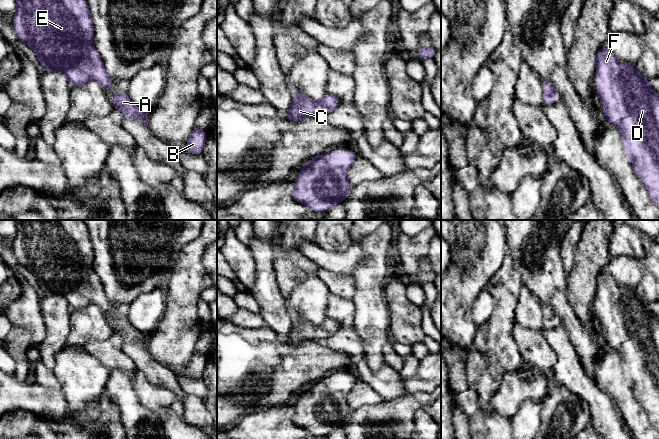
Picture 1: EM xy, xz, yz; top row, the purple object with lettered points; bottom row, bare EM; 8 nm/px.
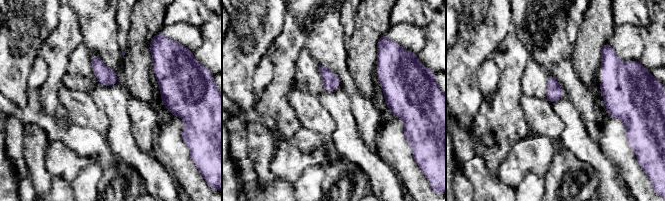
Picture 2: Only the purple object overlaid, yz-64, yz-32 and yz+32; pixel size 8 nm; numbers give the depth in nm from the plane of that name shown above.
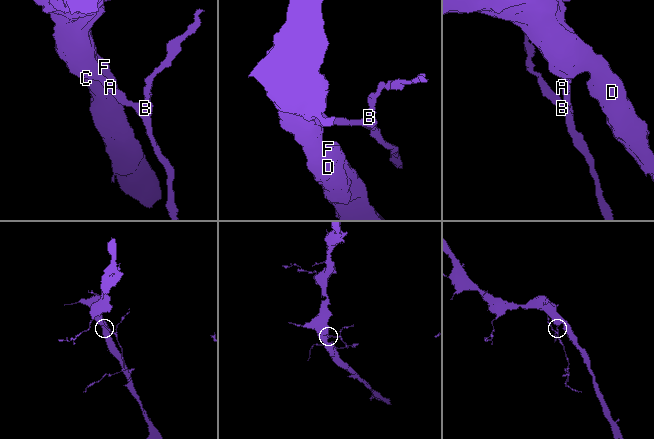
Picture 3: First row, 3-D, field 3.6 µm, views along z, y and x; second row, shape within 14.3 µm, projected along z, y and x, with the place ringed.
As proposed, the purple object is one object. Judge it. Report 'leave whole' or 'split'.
leave whole

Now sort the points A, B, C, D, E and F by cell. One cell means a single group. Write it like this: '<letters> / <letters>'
A B C D E F

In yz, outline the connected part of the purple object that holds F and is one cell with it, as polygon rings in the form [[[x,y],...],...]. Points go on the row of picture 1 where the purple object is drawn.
[[[604,46],[596,55],[597,94],[609,124],[619,128],[625,153],[631,158],[633,170],[647,188],[651,200],[659,205],[659,96],[650,86],[649,78],[639,75],[628,63],[618,63]]]

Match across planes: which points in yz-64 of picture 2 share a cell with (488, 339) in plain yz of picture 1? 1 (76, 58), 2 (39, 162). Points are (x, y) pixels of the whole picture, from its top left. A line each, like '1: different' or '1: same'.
1: different
2: same

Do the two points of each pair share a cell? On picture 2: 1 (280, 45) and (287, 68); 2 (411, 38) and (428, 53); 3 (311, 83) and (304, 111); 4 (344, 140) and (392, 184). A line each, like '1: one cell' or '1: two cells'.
1: one cell
2: two cells
3: two cells
4: one cell

